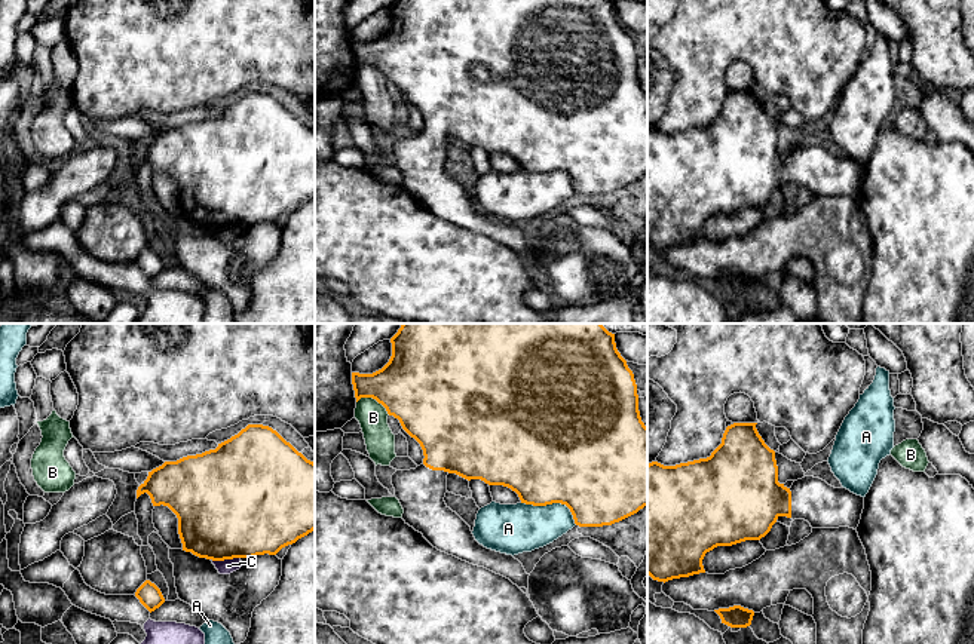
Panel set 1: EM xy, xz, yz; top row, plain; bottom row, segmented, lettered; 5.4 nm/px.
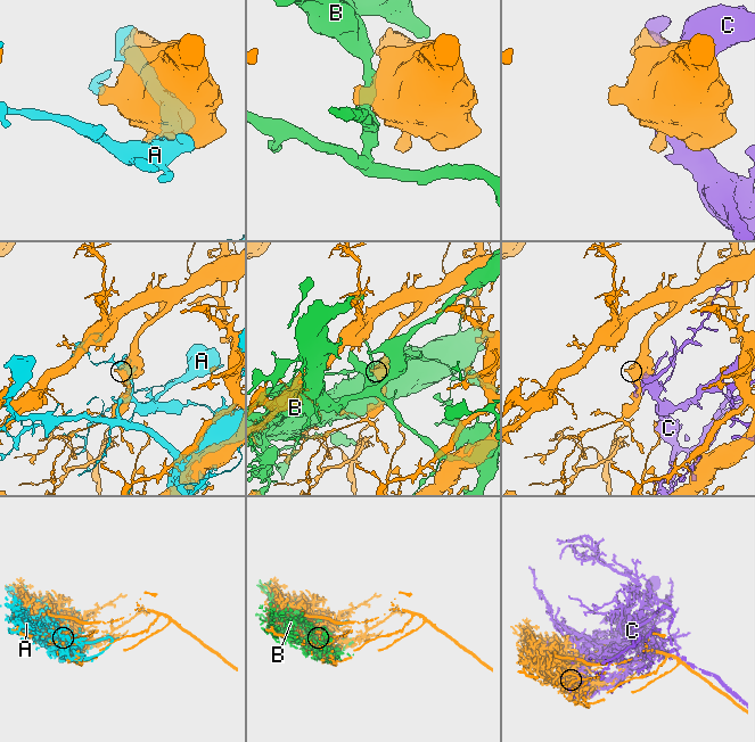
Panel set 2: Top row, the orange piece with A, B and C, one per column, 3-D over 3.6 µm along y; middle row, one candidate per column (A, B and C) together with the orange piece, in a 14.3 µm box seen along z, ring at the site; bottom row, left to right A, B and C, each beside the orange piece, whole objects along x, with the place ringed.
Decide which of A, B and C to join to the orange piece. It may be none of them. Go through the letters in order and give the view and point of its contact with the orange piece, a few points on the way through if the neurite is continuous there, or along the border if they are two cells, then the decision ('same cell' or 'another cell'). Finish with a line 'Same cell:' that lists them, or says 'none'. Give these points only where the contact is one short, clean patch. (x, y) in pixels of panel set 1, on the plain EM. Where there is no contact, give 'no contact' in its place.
A: meets orange in xz at (553, 169); another cell
B: meets orange in xz at (374, 66); another cell
C: meets orange in xy at (224, 226); another cell
Same cell: none

